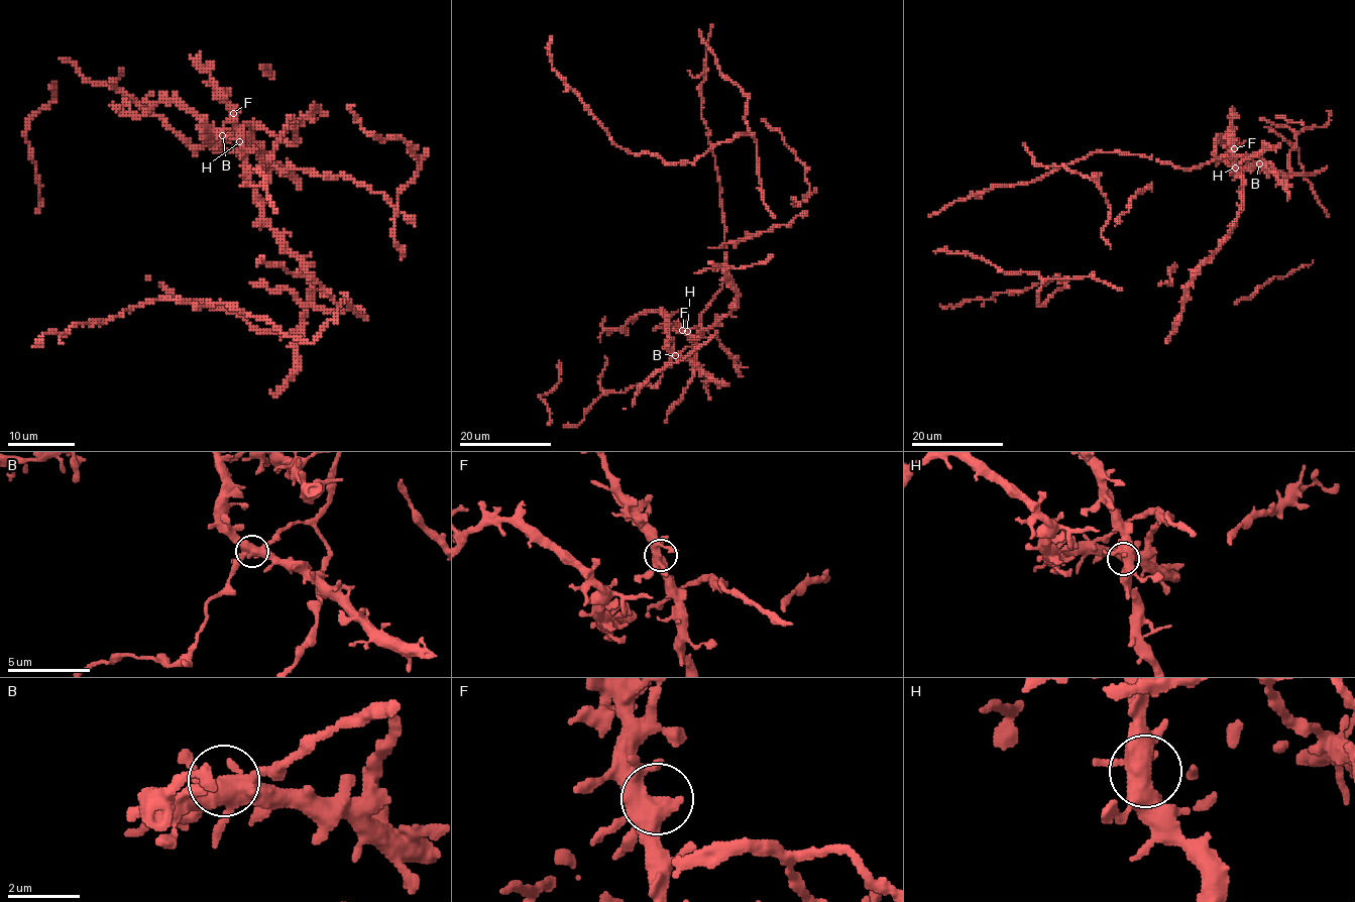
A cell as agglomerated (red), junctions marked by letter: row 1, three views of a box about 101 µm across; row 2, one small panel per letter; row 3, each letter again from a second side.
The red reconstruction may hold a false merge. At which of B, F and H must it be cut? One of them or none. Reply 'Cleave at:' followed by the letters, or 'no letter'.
Cleave at: no letter

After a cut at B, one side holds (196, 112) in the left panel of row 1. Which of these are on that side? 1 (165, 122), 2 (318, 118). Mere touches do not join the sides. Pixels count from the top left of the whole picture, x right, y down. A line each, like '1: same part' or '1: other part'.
1: other part
2: same part

